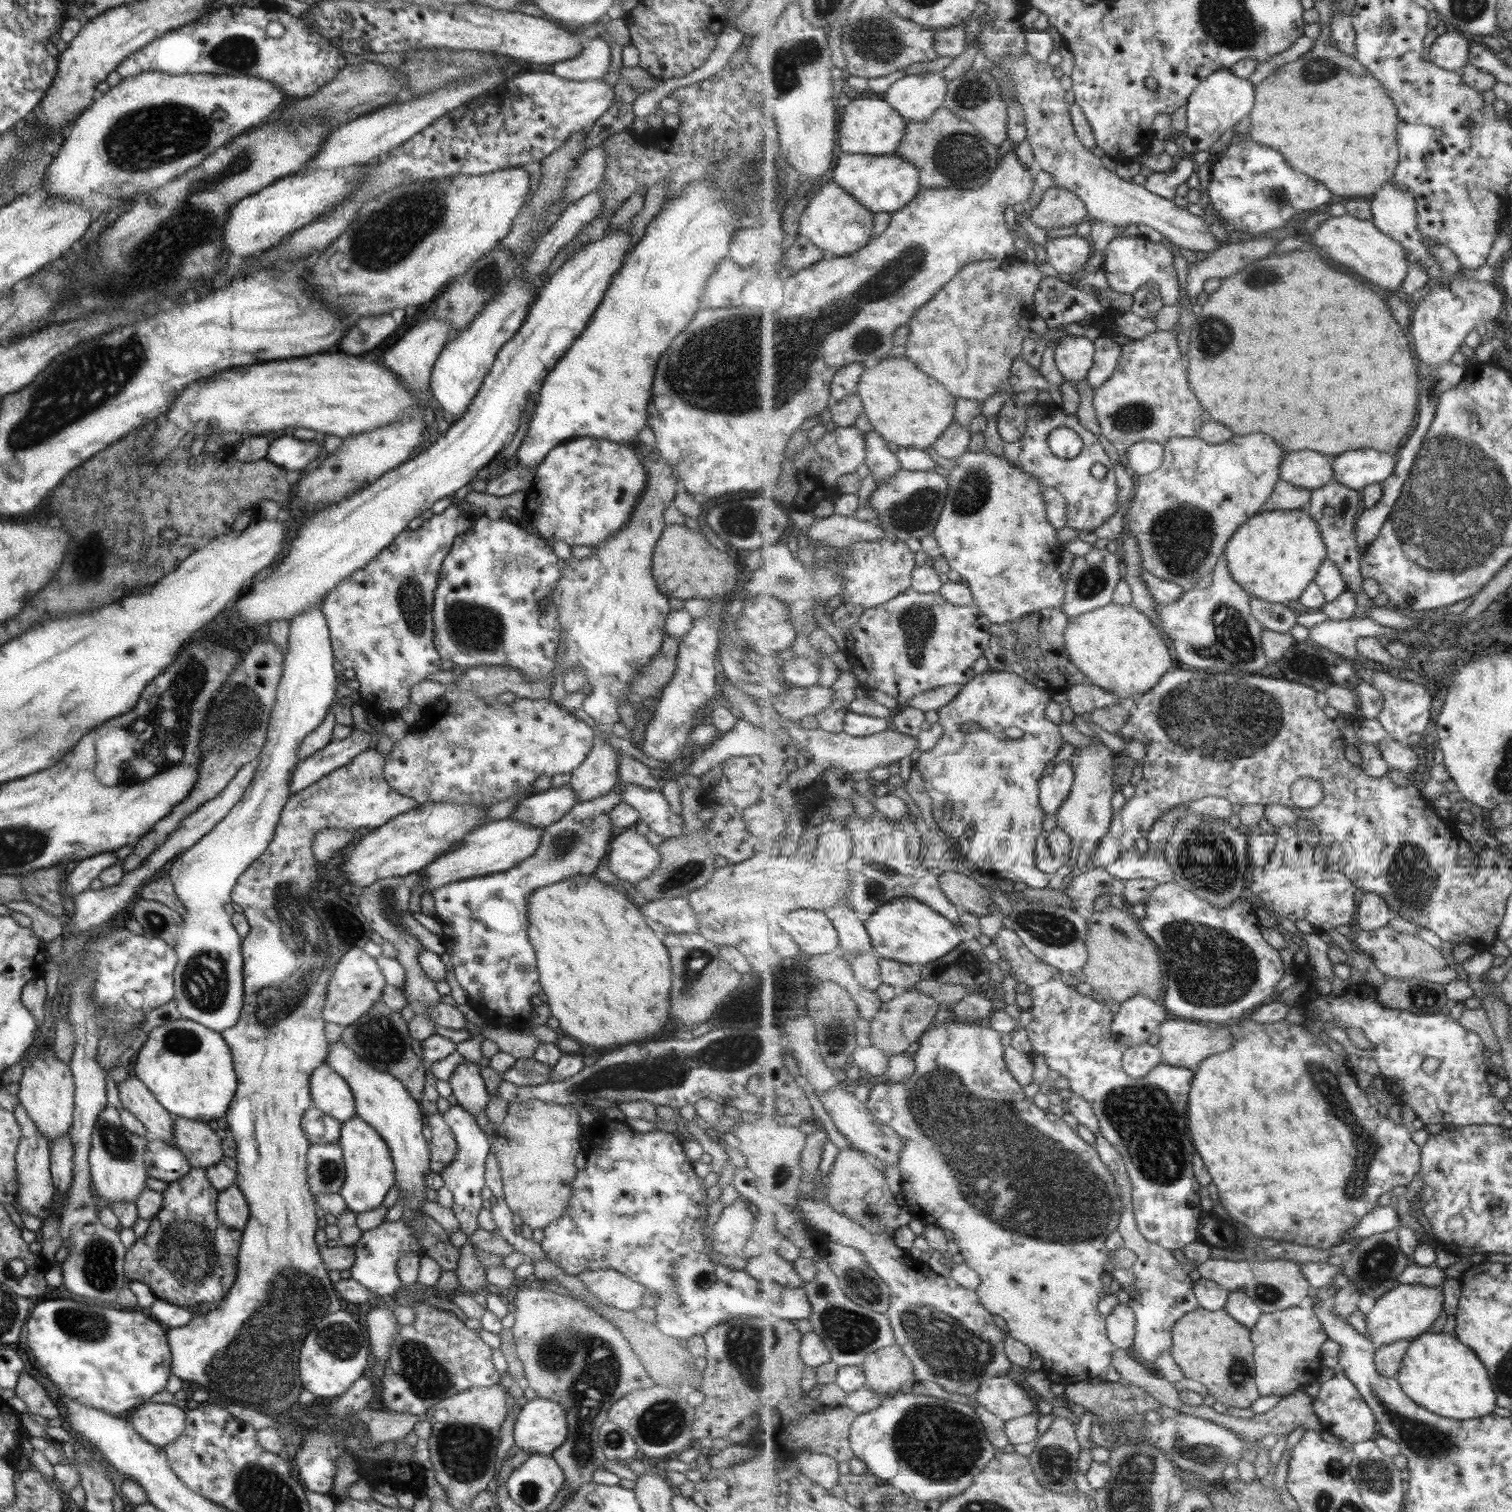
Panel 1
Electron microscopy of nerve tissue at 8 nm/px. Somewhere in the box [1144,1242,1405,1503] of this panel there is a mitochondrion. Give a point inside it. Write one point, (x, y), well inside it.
(1375, 1477)

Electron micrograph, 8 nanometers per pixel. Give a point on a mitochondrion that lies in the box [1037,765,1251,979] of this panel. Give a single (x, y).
(1206, 858)

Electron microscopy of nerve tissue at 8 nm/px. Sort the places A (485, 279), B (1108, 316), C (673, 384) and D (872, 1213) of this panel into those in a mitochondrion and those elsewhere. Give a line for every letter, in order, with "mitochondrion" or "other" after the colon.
A: mitochondrion
B: other
C: mitochondrion
D: mitochondrion

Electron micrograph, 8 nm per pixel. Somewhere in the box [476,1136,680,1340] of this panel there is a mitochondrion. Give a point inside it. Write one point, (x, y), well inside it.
(673, 1273)

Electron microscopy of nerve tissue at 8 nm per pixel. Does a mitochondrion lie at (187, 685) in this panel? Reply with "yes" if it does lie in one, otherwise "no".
yes

